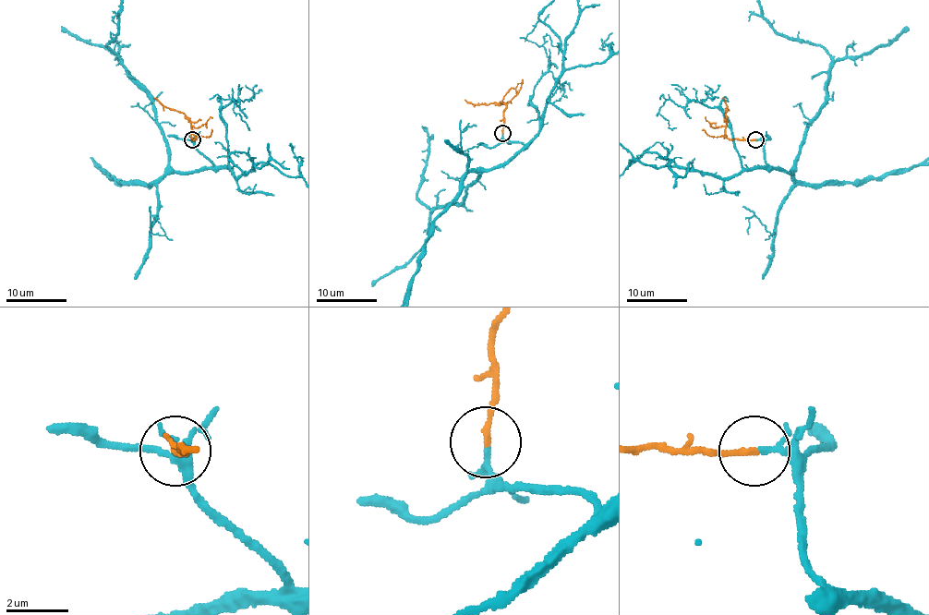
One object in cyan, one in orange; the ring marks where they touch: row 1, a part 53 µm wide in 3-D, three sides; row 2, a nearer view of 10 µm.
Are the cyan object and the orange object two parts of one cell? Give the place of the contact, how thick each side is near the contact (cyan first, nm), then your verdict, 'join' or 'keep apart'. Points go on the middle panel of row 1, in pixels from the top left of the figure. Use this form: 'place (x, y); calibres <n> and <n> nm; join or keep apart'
place (502, 133); calibres 140 and 180 nm; join

